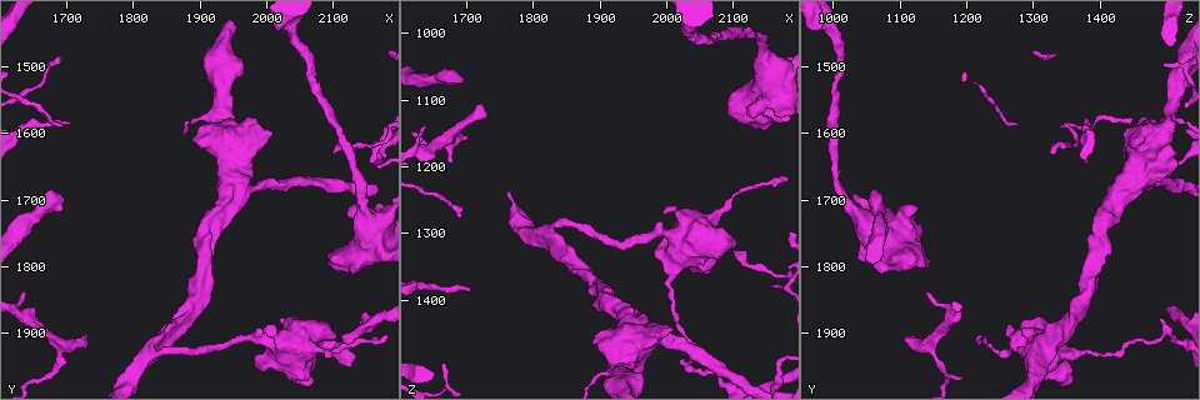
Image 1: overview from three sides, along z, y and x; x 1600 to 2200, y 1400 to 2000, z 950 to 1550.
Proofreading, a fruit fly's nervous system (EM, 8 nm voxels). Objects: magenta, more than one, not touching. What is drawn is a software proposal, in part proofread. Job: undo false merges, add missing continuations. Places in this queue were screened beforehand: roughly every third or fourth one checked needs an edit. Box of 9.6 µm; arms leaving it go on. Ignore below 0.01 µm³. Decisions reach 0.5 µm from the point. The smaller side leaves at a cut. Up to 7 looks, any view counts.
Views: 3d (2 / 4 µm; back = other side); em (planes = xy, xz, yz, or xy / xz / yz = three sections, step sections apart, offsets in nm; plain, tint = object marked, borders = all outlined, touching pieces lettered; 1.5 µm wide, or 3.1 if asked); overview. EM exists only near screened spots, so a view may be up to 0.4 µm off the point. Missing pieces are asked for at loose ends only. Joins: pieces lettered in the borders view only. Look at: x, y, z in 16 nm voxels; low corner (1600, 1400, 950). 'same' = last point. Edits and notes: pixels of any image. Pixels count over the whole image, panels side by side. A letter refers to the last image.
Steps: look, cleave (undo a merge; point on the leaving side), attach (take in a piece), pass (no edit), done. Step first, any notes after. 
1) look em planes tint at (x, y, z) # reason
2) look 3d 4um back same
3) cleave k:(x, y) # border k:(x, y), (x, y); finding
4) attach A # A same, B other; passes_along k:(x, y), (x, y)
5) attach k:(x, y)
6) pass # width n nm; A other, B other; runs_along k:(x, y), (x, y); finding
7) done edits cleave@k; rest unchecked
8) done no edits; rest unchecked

look 3d 2um back at (1815, 1935, 1300) # abrupt turn

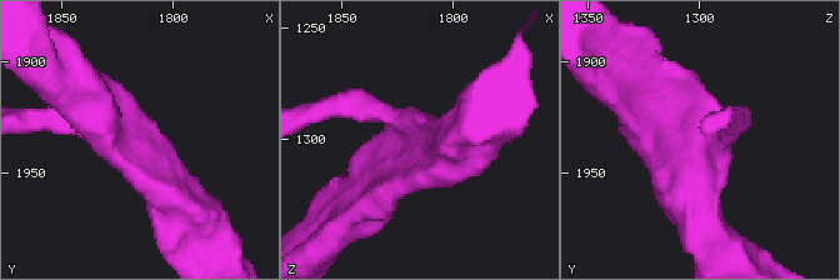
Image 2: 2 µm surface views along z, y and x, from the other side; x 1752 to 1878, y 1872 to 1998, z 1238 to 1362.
look em planes borders at (1818, 1933, 1297) # arms 3; arm_widths 170, 240, 320 nm; need the tissue

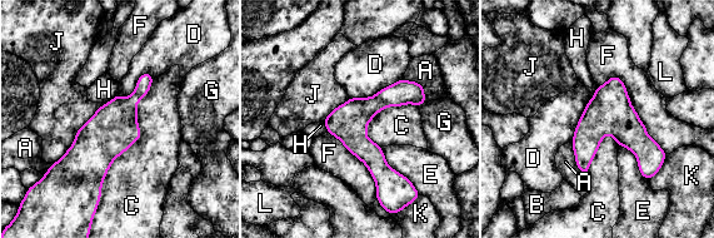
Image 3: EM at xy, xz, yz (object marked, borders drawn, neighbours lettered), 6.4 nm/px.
pass # width 240 nm; A other, B other, C other, D other, E other, F other, G other, H other, J other, K other, L other; one cell here

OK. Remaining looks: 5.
look em planes borders at (1730, 1905, 1115) # an open end

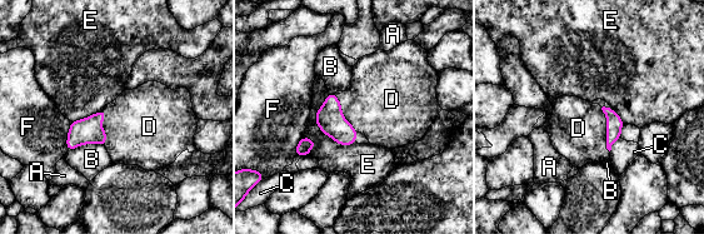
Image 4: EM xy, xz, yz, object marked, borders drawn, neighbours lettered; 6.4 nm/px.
attach D # width 110 nm; A other, B other, C other, D same, E other, F other; it goes on there

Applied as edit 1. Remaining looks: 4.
look em xz step 8 tint at (1690, 1710, 1065) # long arm stops here

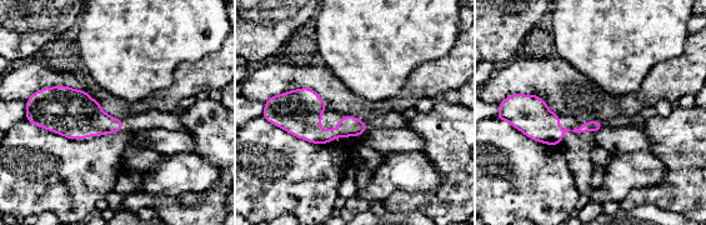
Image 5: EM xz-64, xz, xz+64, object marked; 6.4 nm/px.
look em planes borders same # cut it another way

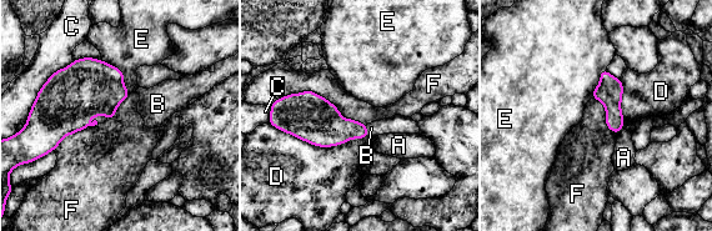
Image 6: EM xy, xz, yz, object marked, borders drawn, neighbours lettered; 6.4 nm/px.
attach B # A other, B same, C other, D other, E other, F other; passes_along 6:(350, 129), (366, 131), (397, 124); it goes on there

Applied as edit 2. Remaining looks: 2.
done edits attach@4, attach@6; rest unchecked

